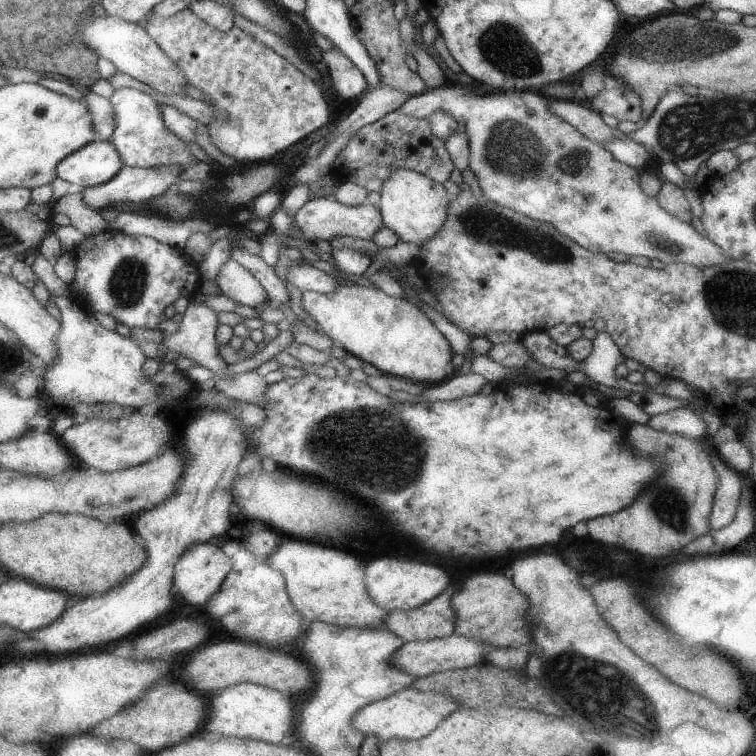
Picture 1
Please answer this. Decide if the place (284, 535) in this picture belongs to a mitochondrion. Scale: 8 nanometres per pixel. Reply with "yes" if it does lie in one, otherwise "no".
no

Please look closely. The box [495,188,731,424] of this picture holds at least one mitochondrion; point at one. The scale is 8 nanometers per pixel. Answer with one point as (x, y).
(659, 242)

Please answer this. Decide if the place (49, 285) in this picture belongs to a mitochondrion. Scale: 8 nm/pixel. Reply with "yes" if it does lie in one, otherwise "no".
no

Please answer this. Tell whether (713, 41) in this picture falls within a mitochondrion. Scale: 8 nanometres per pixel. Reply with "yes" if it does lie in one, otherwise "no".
yes

